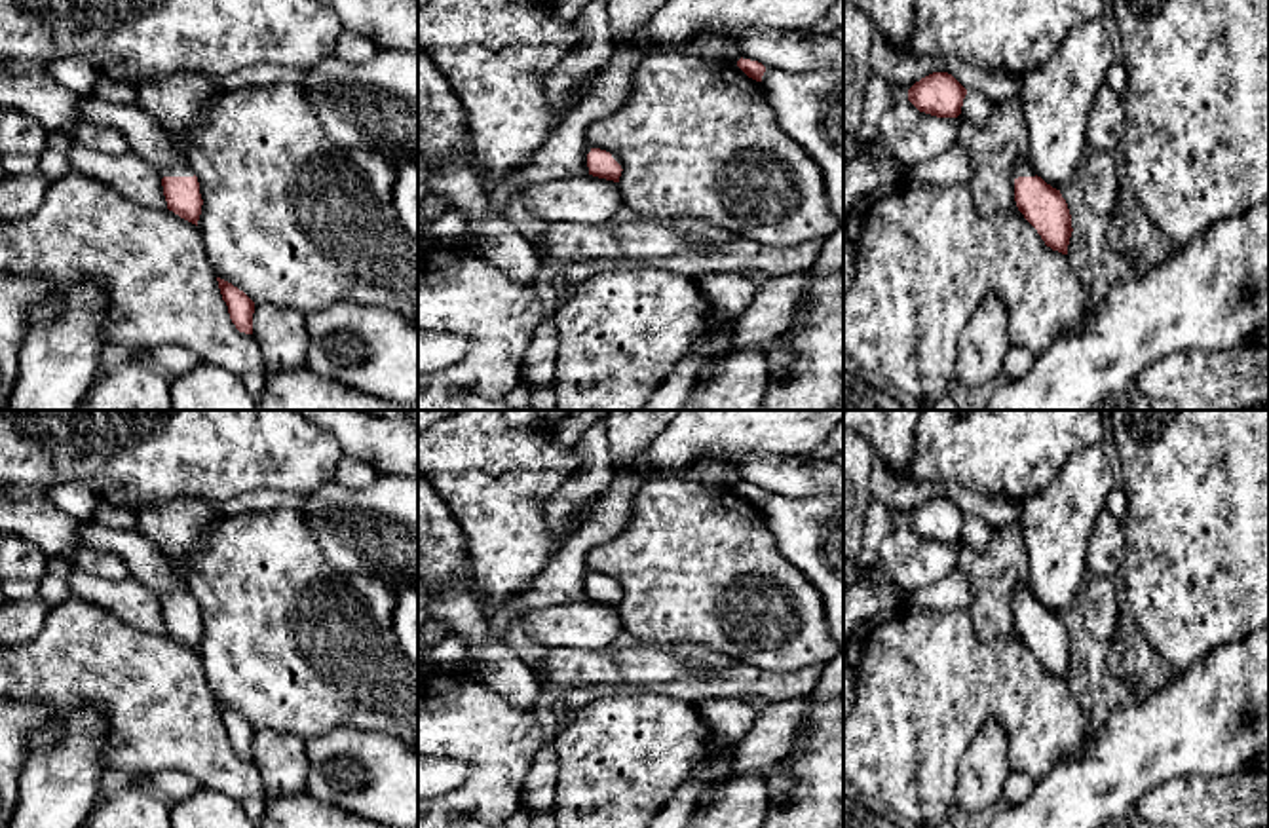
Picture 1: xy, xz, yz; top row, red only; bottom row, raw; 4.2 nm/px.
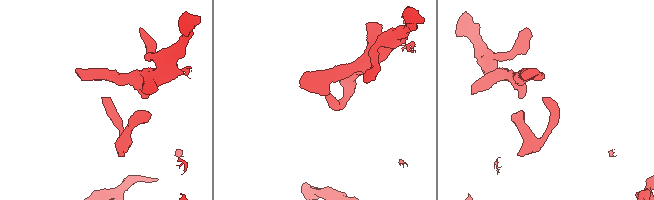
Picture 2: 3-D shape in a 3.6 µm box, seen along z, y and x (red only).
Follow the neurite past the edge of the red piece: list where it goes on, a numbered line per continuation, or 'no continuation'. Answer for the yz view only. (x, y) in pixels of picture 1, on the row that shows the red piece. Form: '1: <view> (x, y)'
1: yz (1022, 168)

